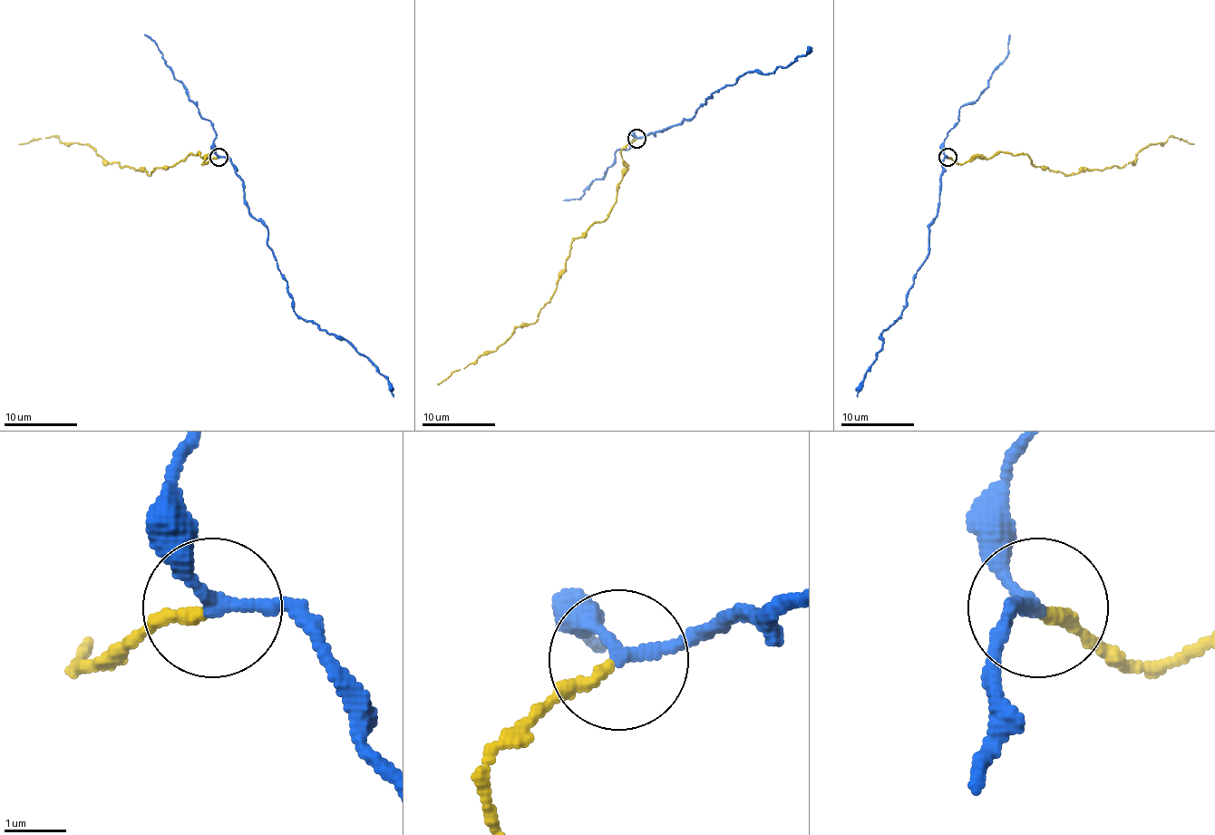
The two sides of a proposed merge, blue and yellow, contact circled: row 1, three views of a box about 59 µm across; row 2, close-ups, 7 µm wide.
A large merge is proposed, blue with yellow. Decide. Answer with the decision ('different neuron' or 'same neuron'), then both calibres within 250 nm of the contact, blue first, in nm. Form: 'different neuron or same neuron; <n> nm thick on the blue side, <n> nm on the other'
different neuron; 190 nm thick on the blue side, 200 nm on the other

